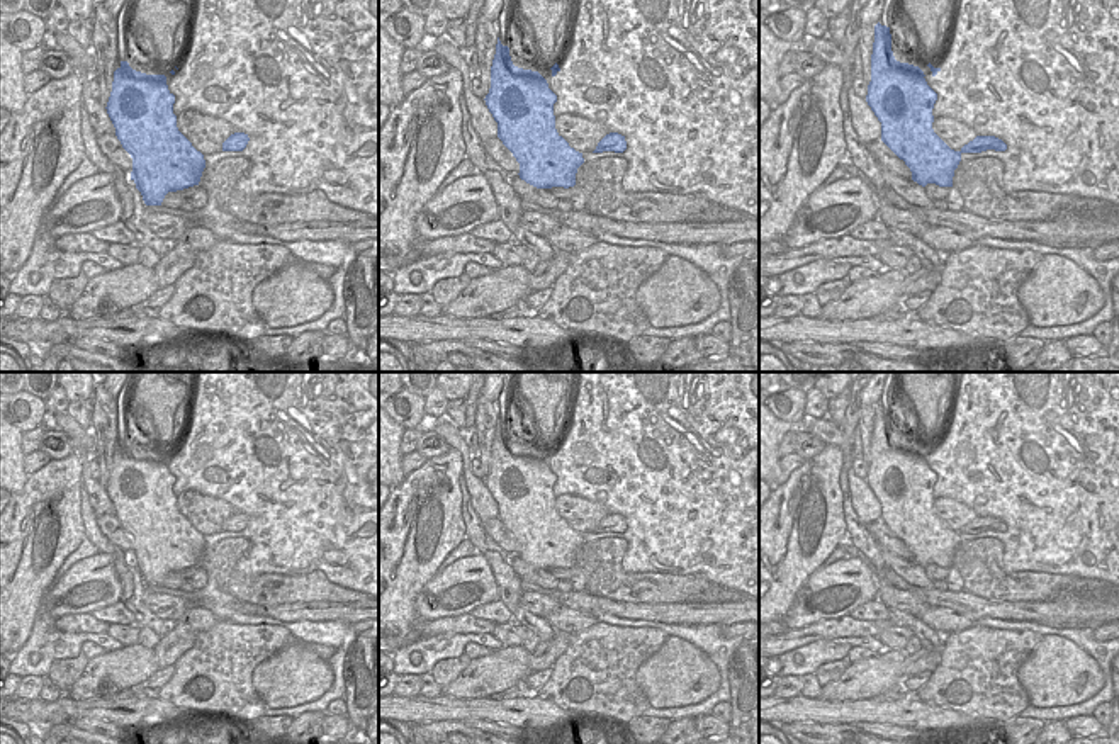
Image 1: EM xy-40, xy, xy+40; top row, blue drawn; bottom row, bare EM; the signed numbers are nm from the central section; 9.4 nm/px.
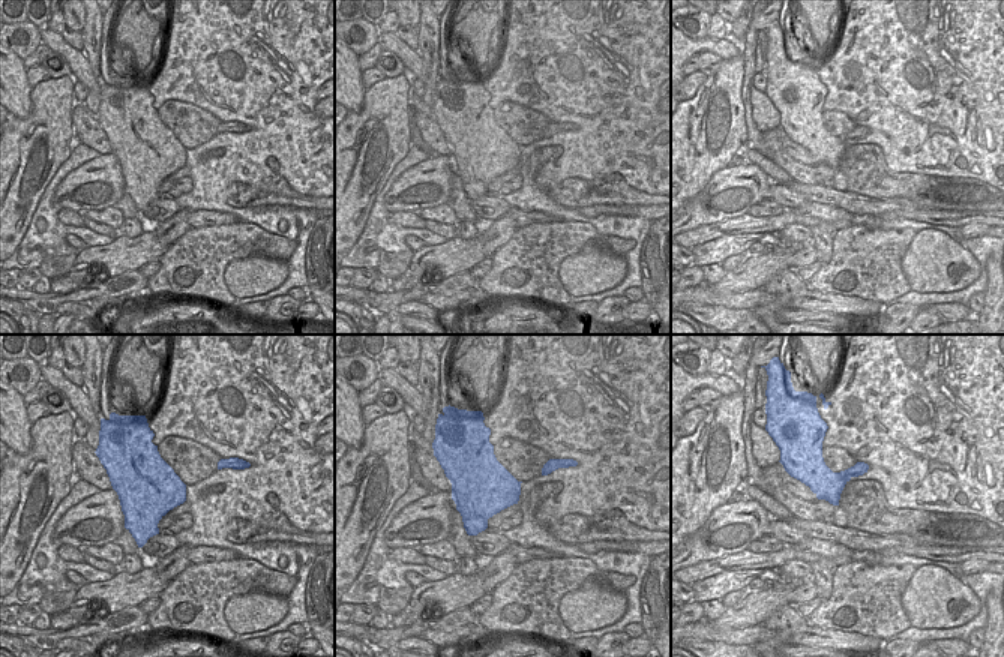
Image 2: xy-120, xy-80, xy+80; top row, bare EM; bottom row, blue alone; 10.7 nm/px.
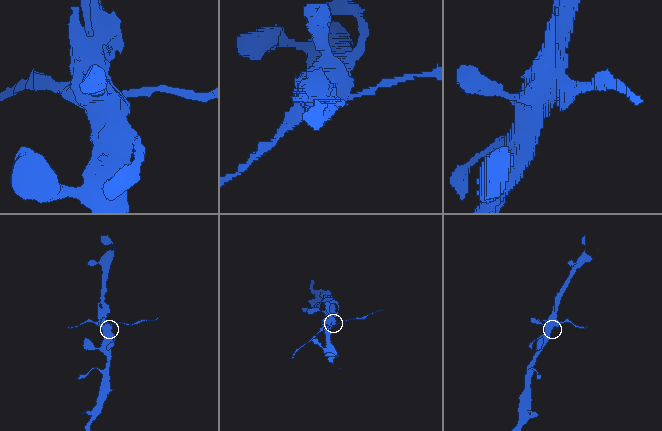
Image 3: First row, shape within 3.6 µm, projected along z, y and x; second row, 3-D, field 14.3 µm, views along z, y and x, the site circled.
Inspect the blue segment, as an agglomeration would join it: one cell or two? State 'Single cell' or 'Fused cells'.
Fused cells.

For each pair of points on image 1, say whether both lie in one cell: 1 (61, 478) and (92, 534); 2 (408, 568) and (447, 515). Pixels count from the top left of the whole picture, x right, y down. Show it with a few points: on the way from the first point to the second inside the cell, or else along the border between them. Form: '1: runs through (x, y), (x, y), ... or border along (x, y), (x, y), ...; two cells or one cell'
1: border along (80, 486), (80, 518), (85, 535); two cells
2: runs through (425, 563), (435, 554), (442, 532); one cell

